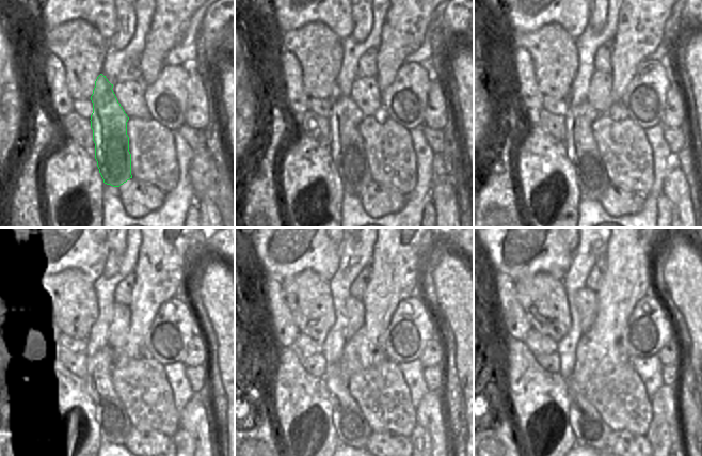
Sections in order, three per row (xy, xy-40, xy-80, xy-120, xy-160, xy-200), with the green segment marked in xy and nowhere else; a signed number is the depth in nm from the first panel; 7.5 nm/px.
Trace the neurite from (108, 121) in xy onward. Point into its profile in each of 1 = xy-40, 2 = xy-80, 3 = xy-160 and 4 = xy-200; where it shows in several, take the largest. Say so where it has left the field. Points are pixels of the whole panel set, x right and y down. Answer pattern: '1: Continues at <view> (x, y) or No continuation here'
1: Continues at xy-40 (347, 150)
2: Continues at xy-80 (592, 179)
3: Continues at xy-160 (352, 428)
4: Continues at xy-200 (588, 426)

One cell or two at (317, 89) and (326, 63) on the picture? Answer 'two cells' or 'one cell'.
one cell

